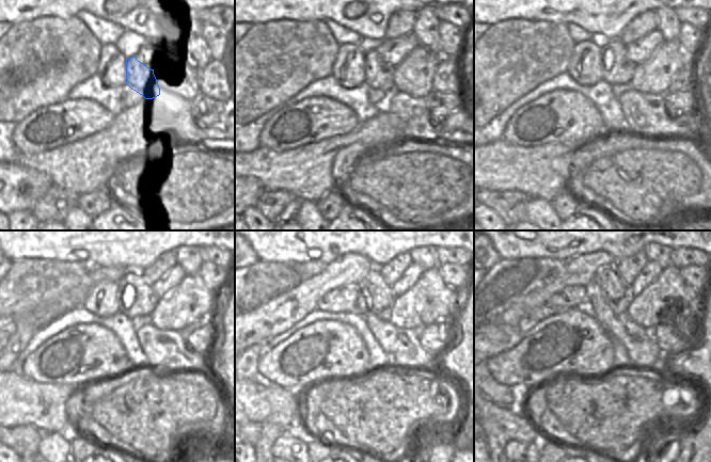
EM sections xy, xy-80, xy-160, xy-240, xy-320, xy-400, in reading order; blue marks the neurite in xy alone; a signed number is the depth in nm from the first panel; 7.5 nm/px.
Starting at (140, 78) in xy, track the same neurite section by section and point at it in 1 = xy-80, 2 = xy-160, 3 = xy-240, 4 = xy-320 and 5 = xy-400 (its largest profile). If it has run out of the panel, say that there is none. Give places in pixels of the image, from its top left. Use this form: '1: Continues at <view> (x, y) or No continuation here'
1: Continues at xy-80 (378, 74)
2: Continues at xy-160 (616, 68)
3: Continues at xy-240 (135, 297)
4: Continues at xy-320 (373, 293)
5: Continues at xy-400 (606, 277)

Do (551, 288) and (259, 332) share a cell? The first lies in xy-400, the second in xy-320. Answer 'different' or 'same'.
same

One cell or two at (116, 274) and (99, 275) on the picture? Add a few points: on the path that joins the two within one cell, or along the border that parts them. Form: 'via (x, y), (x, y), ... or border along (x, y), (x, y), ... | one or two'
via (112, 274), (104, 274) | one

